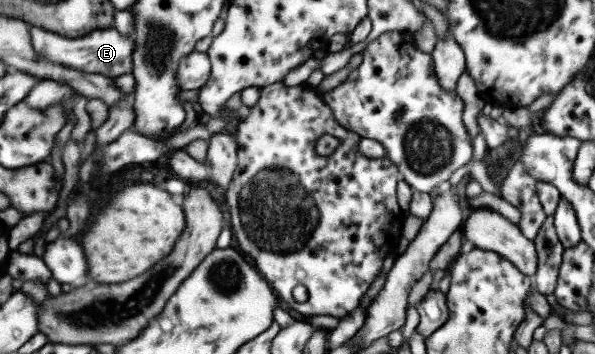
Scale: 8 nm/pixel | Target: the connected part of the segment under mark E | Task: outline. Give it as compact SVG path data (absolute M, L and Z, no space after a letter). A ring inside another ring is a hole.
M33 26L31 37L37 53L41 57L53 60L57 65L80 72L110 77L131 74L134 41L128 36L118 34L115 28L92 29L86 36L65 38L55 34L55 32L46 31L40 26Z

